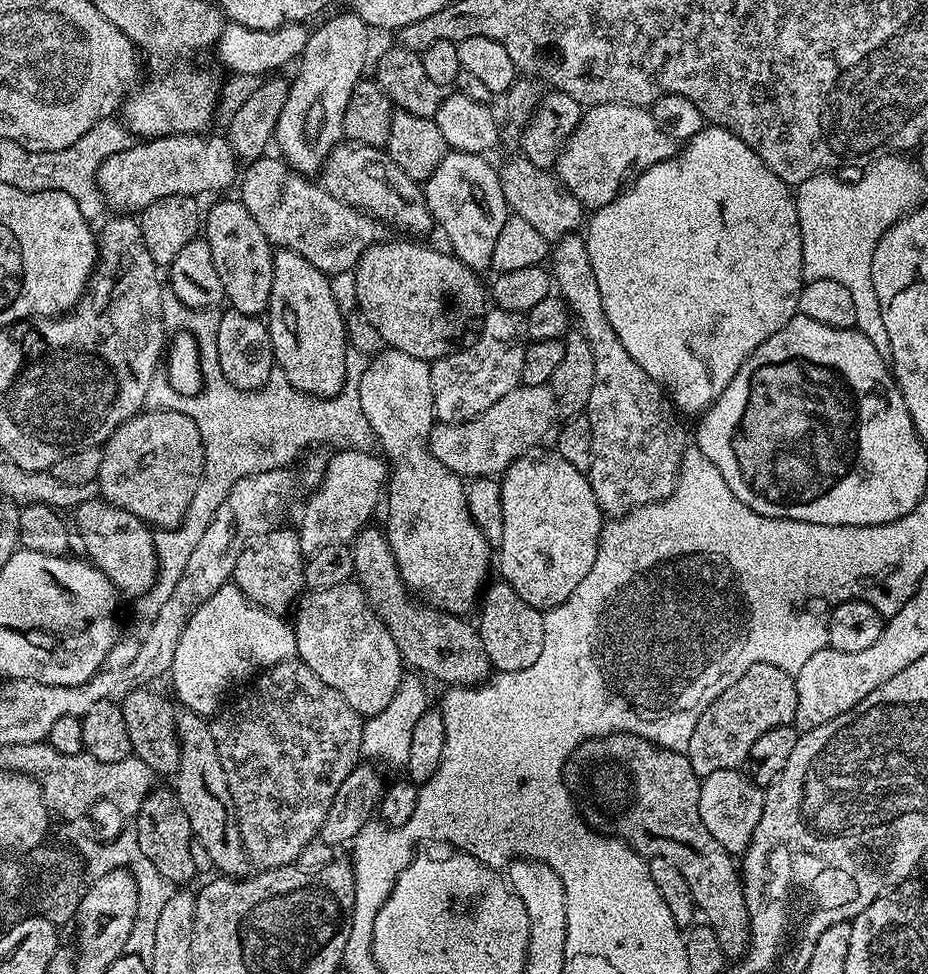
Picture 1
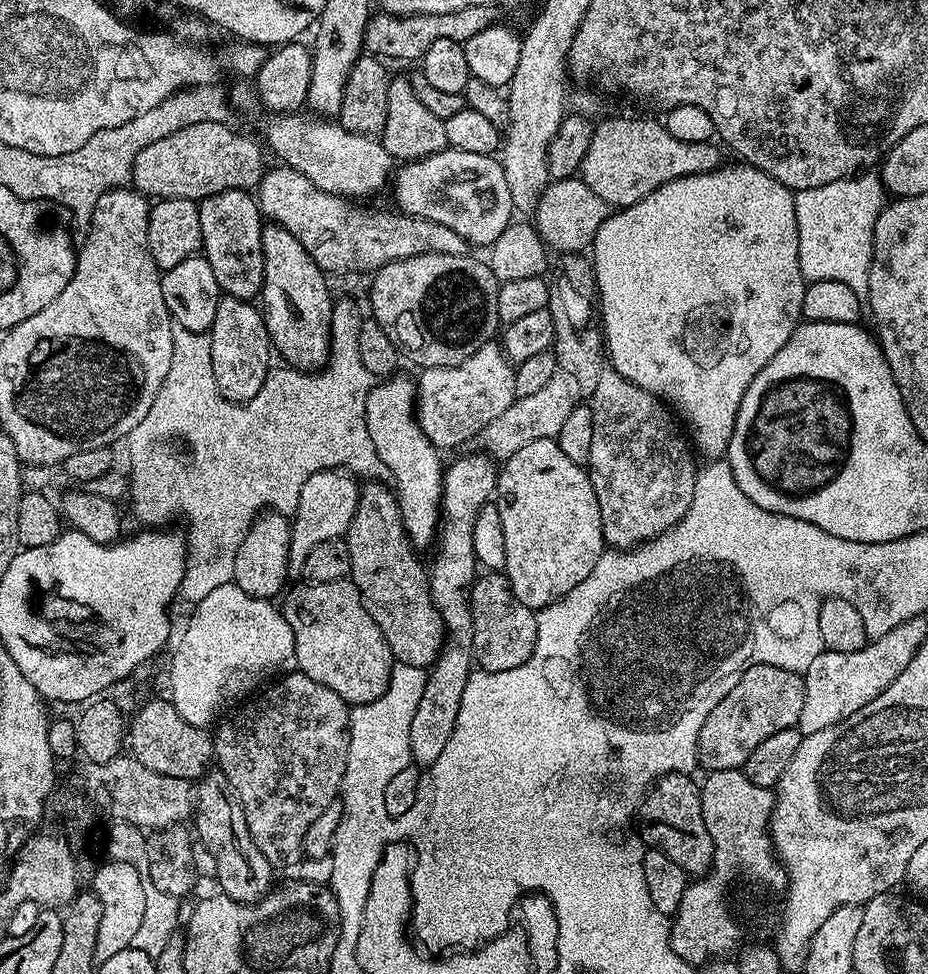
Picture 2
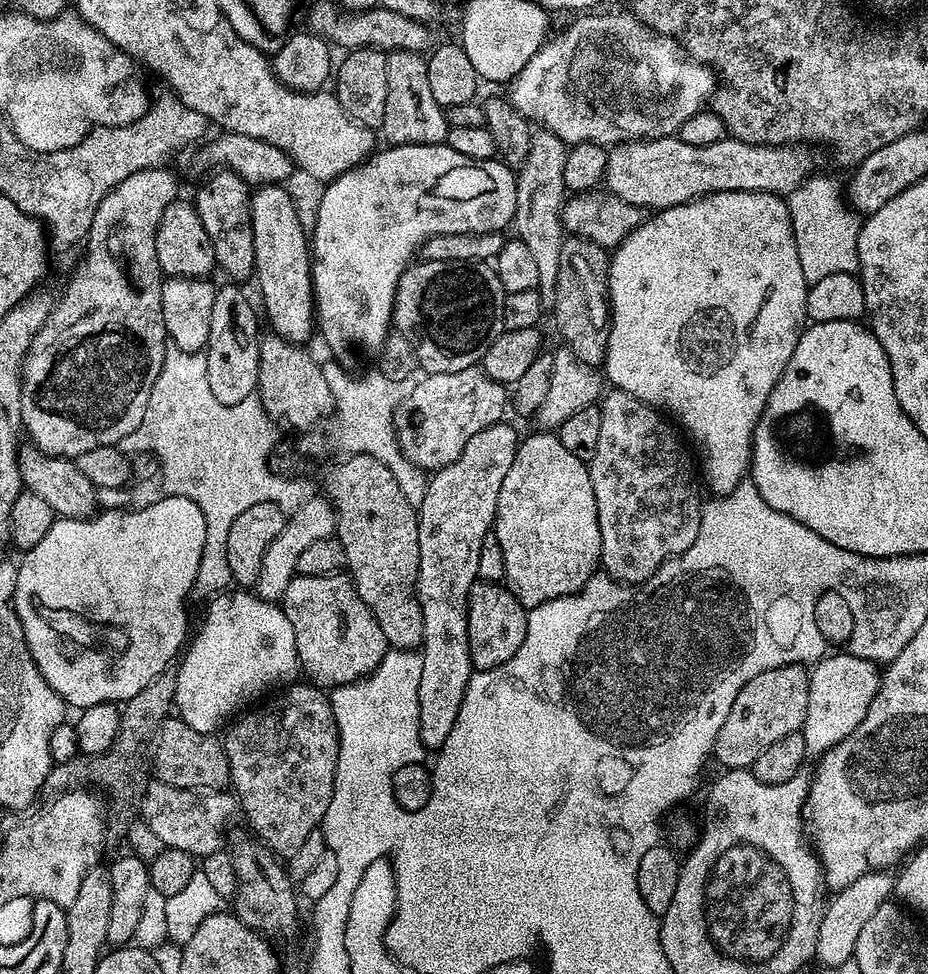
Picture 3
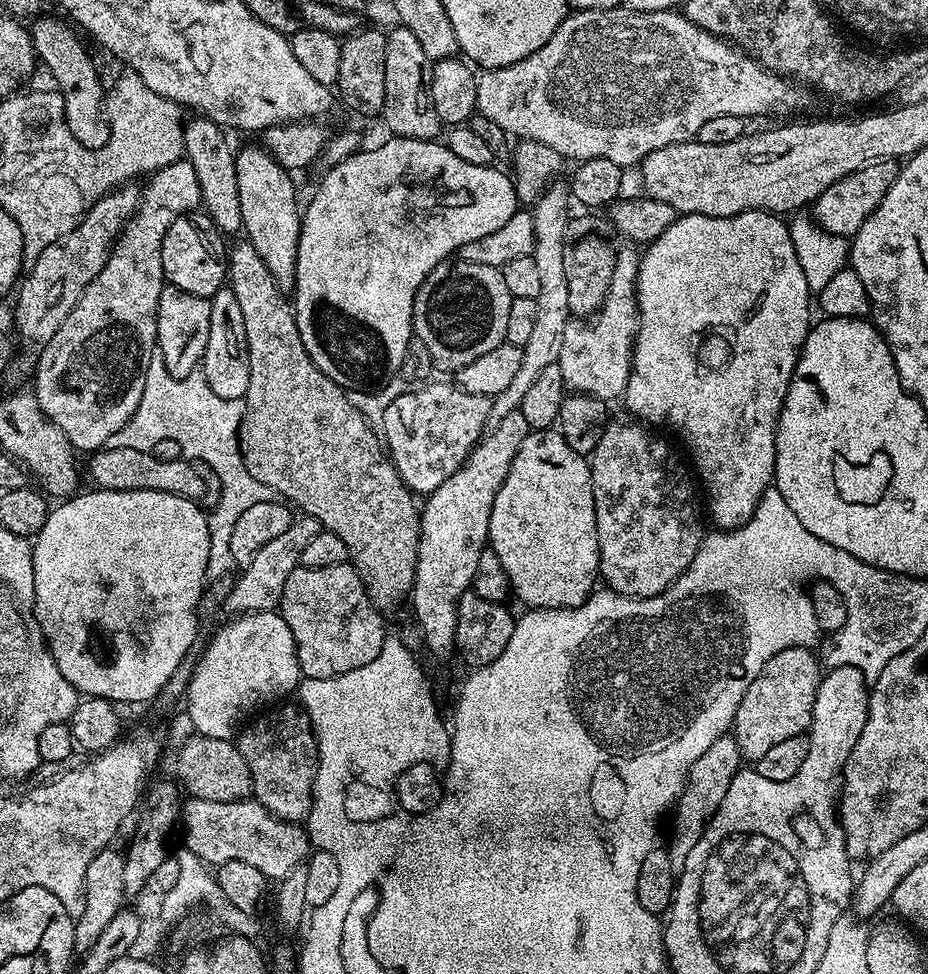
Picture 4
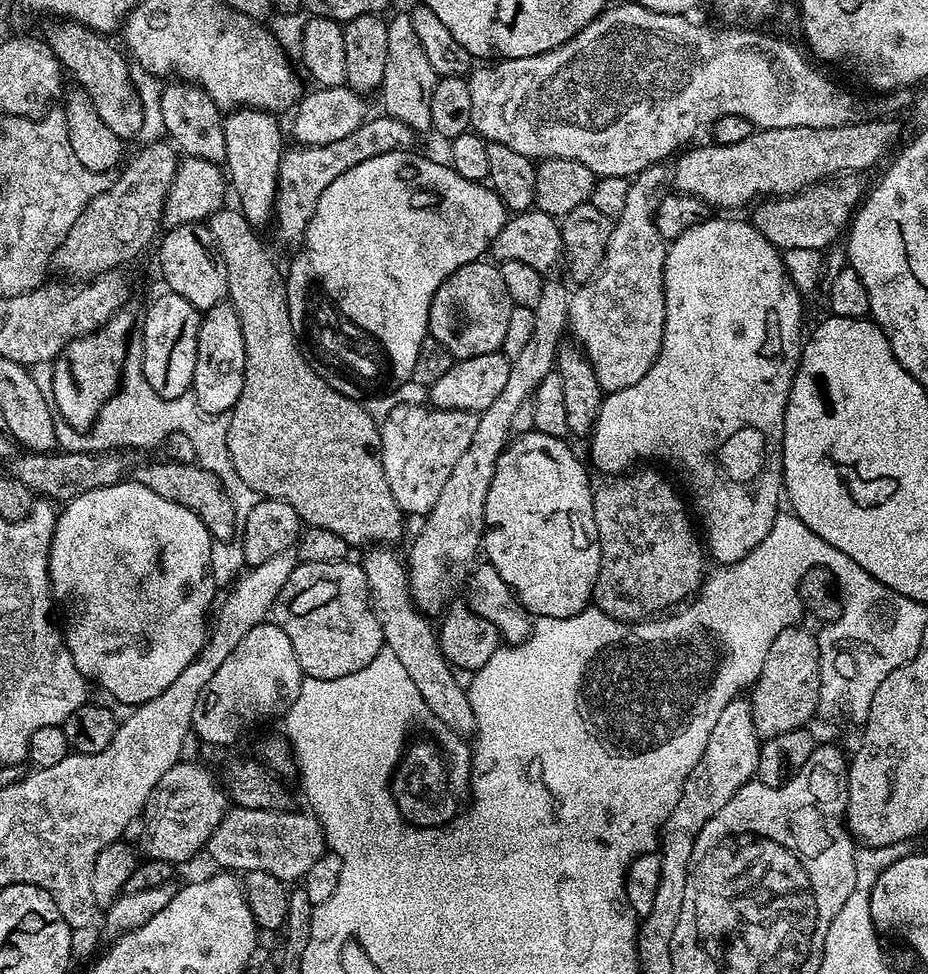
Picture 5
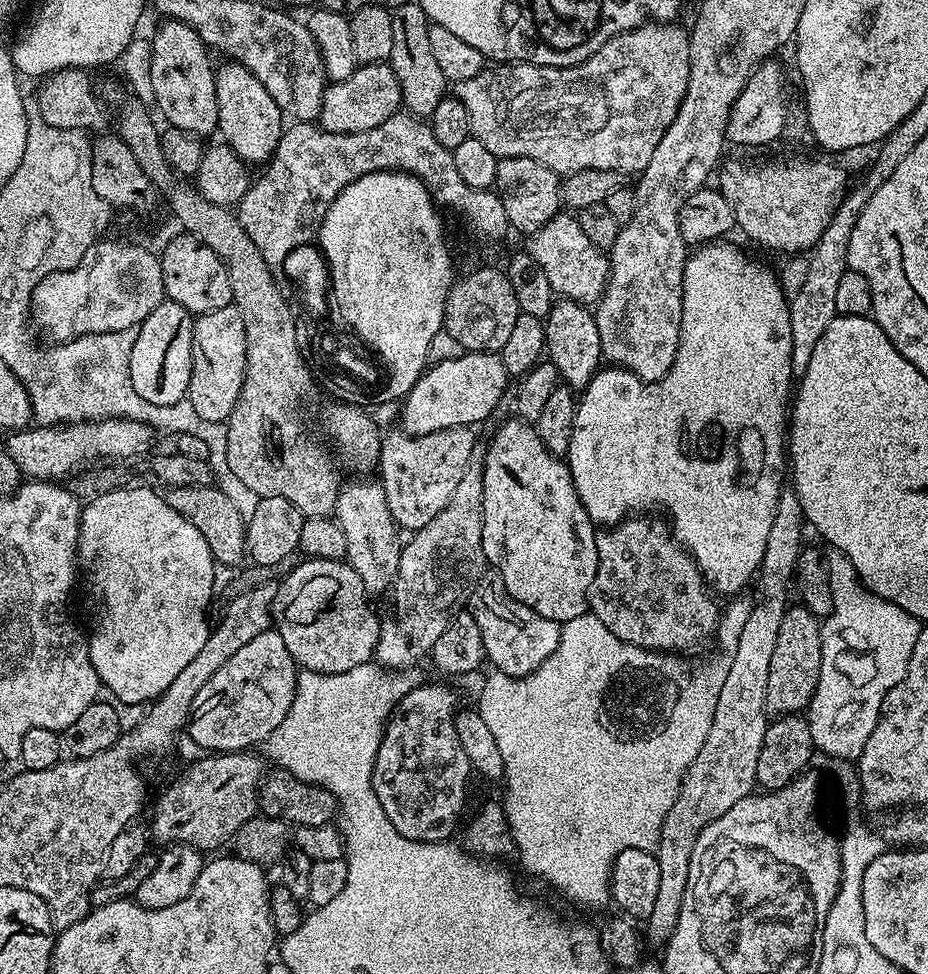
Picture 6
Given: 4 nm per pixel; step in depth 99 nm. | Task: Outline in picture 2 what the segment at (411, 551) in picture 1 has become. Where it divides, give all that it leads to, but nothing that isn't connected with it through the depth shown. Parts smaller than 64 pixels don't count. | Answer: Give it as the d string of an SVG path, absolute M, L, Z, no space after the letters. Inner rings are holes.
M397 374L381 379L369 390L364 417L370 442L374 442L374 450L378 450L378 458L382 458L382 462L386 462L392 471L406 534L413 548L423 550L431 549L438 536L445 465L440 464L441 449L435 448L422 430L416 414L417 403L417 381Z

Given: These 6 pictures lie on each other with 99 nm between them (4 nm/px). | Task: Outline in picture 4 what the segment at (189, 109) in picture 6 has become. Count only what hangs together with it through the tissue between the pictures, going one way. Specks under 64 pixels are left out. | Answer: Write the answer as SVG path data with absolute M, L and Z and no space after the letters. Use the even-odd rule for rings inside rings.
M196 114L184 125L184 151L186 159L193 164L201 191L200 203L203 211L214 222L221 234L239 233L242 222L242 202L238 202L238 174L236 152L228 145L225 129L205 116Z

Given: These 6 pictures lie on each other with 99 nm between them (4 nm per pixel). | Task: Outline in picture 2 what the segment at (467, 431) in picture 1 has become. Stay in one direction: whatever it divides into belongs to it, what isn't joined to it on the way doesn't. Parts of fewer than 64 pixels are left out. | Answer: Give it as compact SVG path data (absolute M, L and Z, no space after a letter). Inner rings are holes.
M558 370L554 378L550 378L550 382L542 386L542 390L538 390L538 394L517 396L507 410L498 414L494 422L490 422L482 429L478 443L493 460L497 462L509 460L511 456L518 454L518 450L522 450L522 446L527 446L530 442L555 440L558 430L562 430L566 418L570 415L570 410L574 410L581 400L576 379Z

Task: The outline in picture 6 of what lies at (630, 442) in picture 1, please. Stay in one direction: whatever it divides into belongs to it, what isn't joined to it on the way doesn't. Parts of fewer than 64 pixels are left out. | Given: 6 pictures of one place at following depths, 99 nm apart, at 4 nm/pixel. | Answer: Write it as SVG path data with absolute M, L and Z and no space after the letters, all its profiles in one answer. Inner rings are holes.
M632 514L620 521L611 530L604 530L596 537L596 545L598 546L598 570L594 574L594 582L590 582L590 590L588 591L588 606L591 615L598 618L598 622L602 622L602 626L606 626L606 630L610 630L610 634L614 634L622 642L633 644L639 648L646 648L649 652L657 654L688 654L691 648L696 648L699 644L704 644L707 640L713 639L716 626L720 618L721 609L716 608L713 593L704 582L704 574L700 567L694 562L694 558L689 552L680 545L672 534L671 527L663 519L652 516L656 514Z

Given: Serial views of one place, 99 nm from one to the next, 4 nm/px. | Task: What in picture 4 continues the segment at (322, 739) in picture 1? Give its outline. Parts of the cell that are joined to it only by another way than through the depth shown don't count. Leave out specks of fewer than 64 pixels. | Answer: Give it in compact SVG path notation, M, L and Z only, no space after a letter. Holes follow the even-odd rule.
M284 706L273 707L245 723L234 743L248 763L254 799L279 819L304 822L311 812L312 791L319 768L315 730L302 707L280 707Z

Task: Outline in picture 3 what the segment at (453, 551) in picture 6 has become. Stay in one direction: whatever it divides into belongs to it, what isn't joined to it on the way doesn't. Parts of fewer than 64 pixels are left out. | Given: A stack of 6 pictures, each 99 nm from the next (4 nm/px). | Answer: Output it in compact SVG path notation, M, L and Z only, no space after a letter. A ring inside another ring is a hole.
M536 130L532 133L532 145L524 163L516 172L516 218L515 235L526 244L538 265L537 289L544 306L556 298L558 286L558 261L562 259L562 242L566 238L560 211L564 209L566 189L562 182L562 169L566 166L569 145L553 132Z

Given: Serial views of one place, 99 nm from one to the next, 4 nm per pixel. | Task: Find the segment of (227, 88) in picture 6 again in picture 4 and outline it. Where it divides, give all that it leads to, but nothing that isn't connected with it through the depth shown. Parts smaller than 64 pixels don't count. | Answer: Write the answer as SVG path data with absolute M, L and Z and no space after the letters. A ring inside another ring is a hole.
M263 146L239 149L236 152L236 173L238 174L238 202L242 202L242 229L247 243L258 250L266 270L282 290L288 290L296 283L296 259L302 204L296 201L293 177Z

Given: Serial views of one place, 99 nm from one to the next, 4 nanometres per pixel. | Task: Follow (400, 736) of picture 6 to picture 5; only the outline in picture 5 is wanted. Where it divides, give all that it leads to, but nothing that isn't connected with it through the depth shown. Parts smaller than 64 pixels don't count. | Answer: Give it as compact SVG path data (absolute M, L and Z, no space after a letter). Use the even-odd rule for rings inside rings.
M409 743L400 763L391 776L391 789L394 802L401 815L418 827L441 828L457 815L458 803L448 788L448 770L445 759L435 743Z

